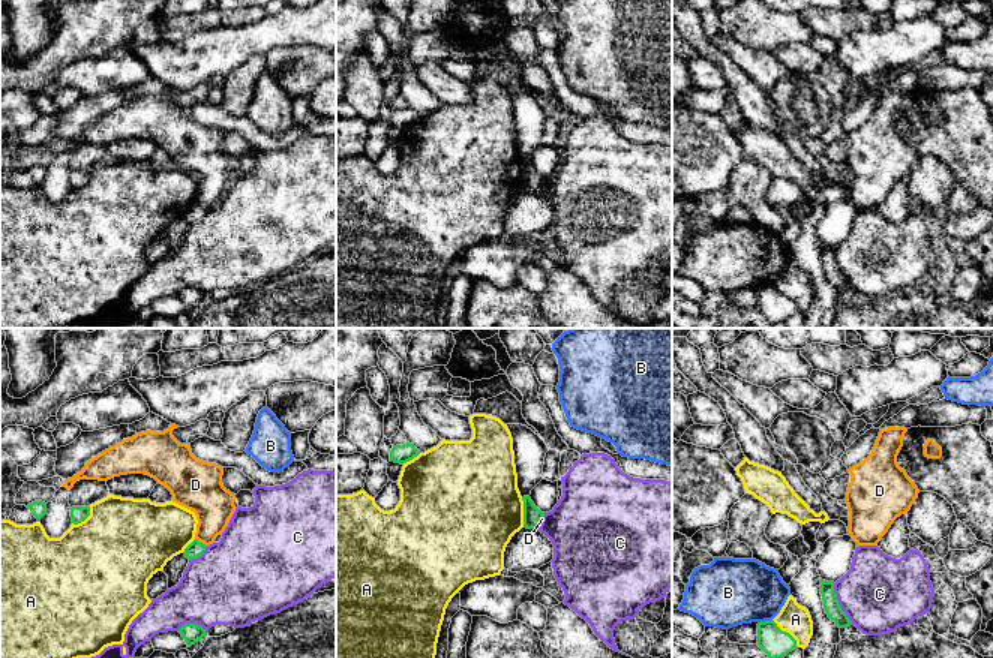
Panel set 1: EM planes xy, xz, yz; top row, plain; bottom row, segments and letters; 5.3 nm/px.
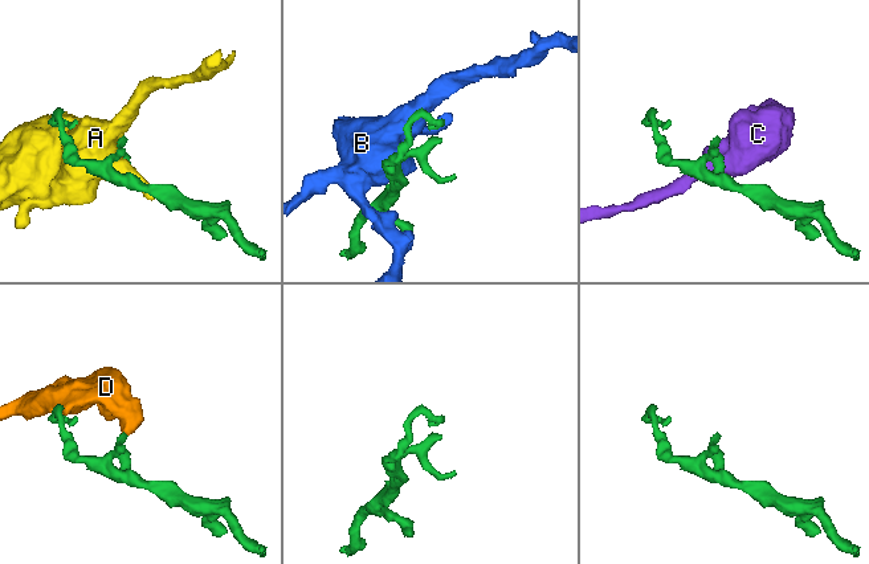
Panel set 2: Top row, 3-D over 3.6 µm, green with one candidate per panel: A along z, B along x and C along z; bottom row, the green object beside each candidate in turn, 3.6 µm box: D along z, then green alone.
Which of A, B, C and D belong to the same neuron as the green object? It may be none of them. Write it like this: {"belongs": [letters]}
{"belongs": []}

